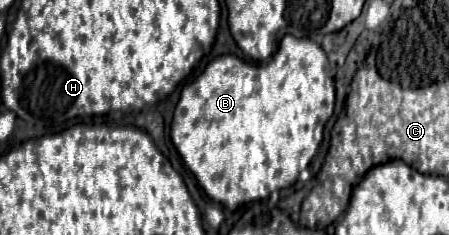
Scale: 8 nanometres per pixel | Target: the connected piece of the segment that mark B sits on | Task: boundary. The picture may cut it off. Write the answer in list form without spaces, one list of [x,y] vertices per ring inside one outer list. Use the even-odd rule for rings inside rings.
[[[286,34],[282,40],[280,40],[280,46],[278,46],[278,52],[272,56],[272,60],[266,65],[244,62],[240,60],[238,56],[232,56],[232,54],[224,54],[224,56],[216,56],[214,60],[210,60],[206,64],[206,68],[188,84],[182,86],[180,90],[180,100],[174,108],[174,118],[172,118],[172,126],[170,126],[170,136],[172,136],[172,142],[176,146],[176,150],[180,152],[180,156],[184,158],[186,166],[190,168],[190,172],[198,178],[200,186],[204,188],[204,192],[224,204],[226,208],[230,210],[236,210],[240,204],[244,204],[246,200],[258,200],[258,198],[268,198],[270,192],[274,190],[280,190],[280,188],[288,188],[296,182],[298,178],[298,172],[310,167],[310,164],[320,146],[320,140],[322,140],[322,130],[324,130],[324,124],[328,122],[328,118],[332,116],[334,112],[334,80],[332,76],[328,74],[328,58],[324,54],[324,50],[312,42],[310,38],[296,38],[292,34]]]

